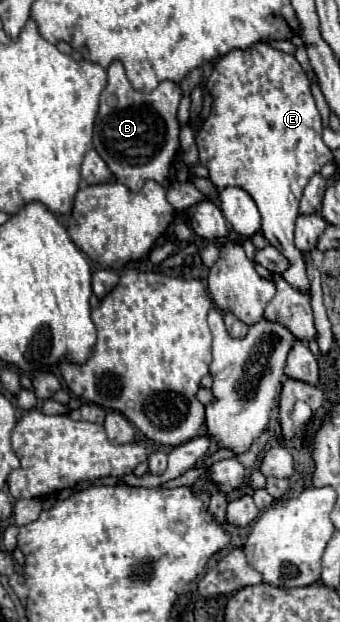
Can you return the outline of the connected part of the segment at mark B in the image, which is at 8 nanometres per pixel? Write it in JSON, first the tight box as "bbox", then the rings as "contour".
{"bbox":[94,61,182,193],"contour":[[[114,61],[108,67],[108,85],[100,95],[100,111],[94,125],[94,149],[106,161],[116,181],[138,193],[146,181],[170,185],[170,169],[180,153],[178,105],[182,89],[174,81],[162,81],[152,93],[132,89],[124,67]]]}

